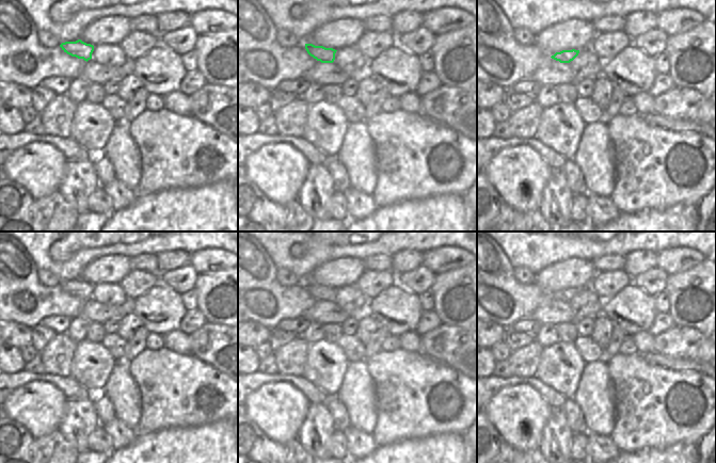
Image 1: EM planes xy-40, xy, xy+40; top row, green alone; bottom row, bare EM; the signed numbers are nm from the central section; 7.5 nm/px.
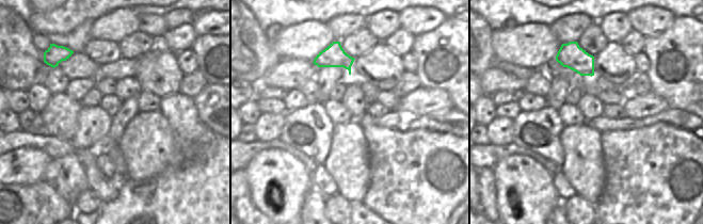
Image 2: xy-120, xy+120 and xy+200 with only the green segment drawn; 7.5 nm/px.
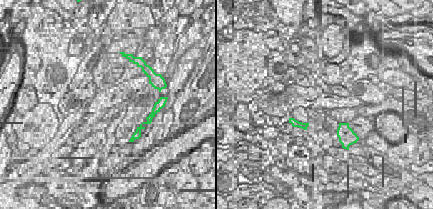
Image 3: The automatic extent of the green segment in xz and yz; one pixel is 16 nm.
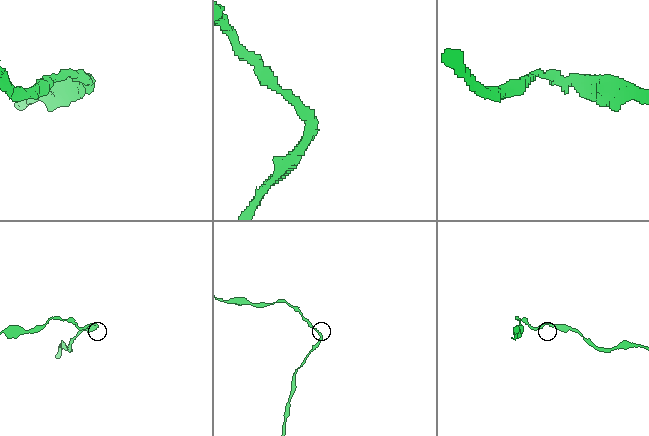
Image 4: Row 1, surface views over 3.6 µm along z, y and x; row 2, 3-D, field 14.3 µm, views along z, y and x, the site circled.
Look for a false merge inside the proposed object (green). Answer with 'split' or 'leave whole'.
split

